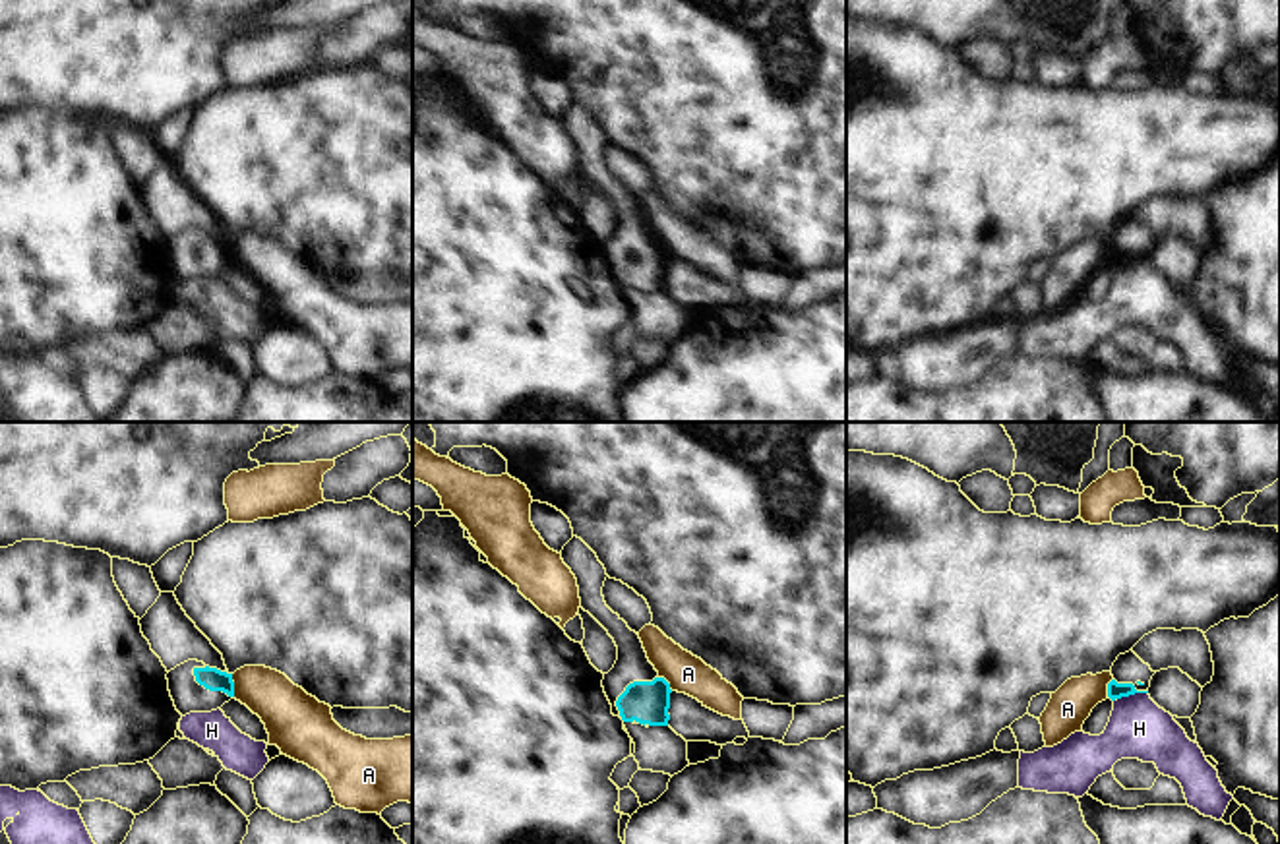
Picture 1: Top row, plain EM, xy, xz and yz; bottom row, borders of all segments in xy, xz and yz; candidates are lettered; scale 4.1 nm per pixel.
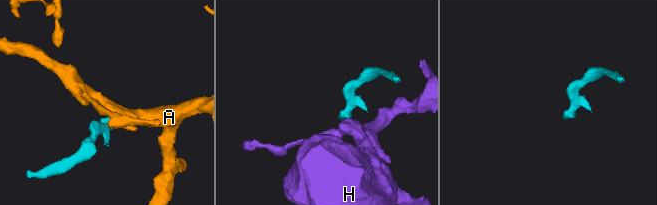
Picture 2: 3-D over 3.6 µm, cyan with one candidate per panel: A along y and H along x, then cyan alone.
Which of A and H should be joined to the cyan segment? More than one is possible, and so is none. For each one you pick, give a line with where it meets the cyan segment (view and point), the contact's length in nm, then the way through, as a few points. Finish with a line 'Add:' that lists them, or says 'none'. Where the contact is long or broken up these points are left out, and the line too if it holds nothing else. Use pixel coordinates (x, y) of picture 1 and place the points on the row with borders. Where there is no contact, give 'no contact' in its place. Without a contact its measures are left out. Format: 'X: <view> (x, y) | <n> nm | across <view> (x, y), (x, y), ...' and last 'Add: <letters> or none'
Add: none

